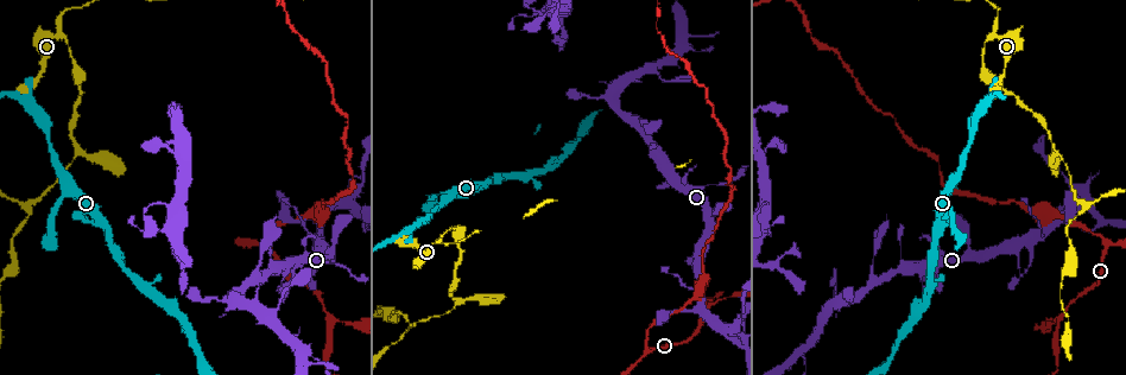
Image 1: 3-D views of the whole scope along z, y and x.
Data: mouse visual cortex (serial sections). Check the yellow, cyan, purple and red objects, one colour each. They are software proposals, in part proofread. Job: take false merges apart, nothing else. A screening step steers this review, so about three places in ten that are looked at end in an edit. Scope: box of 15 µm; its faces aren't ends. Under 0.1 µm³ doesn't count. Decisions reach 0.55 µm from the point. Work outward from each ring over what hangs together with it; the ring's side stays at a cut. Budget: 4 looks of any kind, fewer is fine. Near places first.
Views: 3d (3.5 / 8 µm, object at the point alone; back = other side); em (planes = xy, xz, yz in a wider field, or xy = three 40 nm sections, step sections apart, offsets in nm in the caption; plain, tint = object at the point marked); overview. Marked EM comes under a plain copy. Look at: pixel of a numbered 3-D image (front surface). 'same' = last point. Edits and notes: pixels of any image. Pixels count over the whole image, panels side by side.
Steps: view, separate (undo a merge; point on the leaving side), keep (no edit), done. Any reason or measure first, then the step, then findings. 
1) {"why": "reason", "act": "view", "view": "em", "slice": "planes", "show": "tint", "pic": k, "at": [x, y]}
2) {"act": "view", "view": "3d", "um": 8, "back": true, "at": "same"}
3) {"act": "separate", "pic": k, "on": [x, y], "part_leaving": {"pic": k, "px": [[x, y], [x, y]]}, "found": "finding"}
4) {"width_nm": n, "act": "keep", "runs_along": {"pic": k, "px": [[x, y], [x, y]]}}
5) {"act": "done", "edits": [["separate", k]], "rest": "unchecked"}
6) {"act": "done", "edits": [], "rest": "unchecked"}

{"why": "three-way junction", "act": "view", "view": "3d", "um": 3.5, "pic": 1, "at": [1107, 245]}

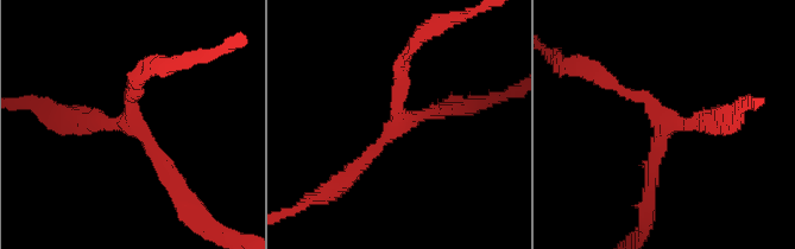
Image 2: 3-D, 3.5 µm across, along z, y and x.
{"arms": 3, "arm_widths_nm": [150, 200, 200], "act": "view", "view": "em", "slice": "xy", "step": 1, "show": "tint", "pic": 2, "at": [404, 122]}

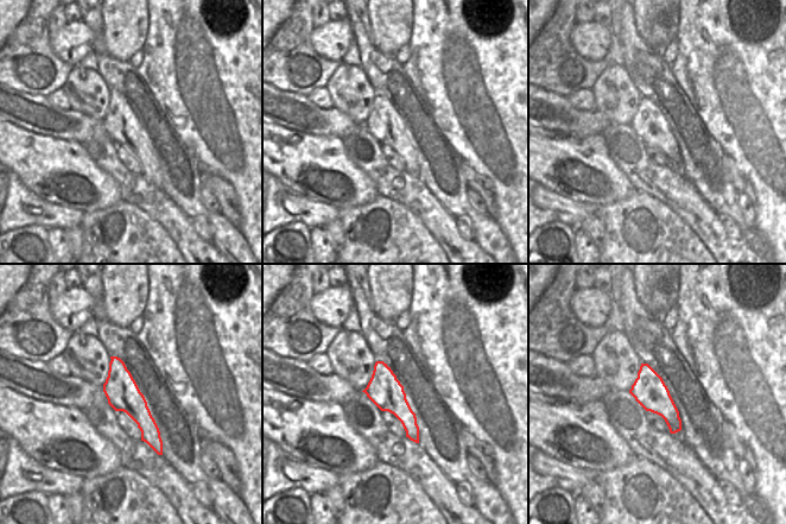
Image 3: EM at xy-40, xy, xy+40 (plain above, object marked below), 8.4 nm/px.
{"act": "keep", "runs_along": {"pic": 2, "px": [[182, 195], [134, 125], [134, 84]]}, "found": "one cell here"}

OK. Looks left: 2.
{"why": "calibre changes", "act": "view", "view": "3d", "um": 8, "pic": 1, "at": [1060, 321]}

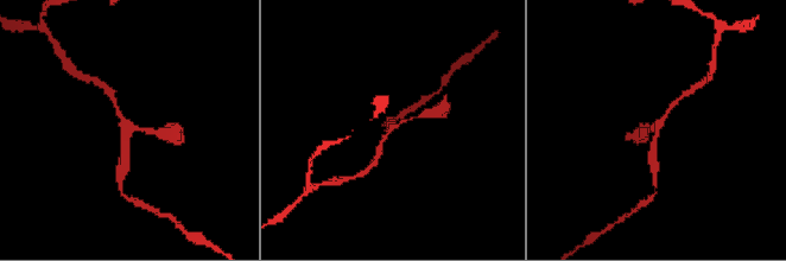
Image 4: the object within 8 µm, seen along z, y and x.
{"act": "view", "view": "3d", "um": 3.5, "pic": 4, "at": [391, 127]}

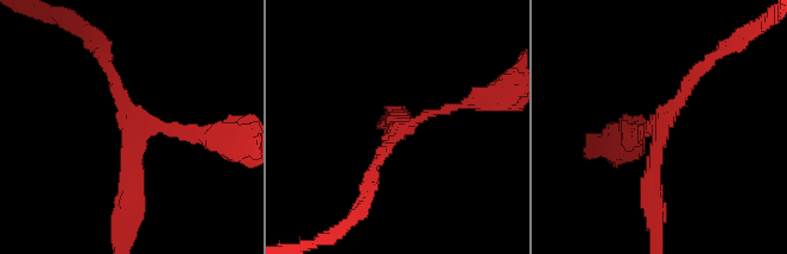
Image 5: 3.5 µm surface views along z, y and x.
{"arm_widths_nm": [100, 150, 250], "act": "keep", "found": "continuous, no second cell"}

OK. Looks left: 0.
{"act": "done", "edits": [], "rest": "unchecked"}

